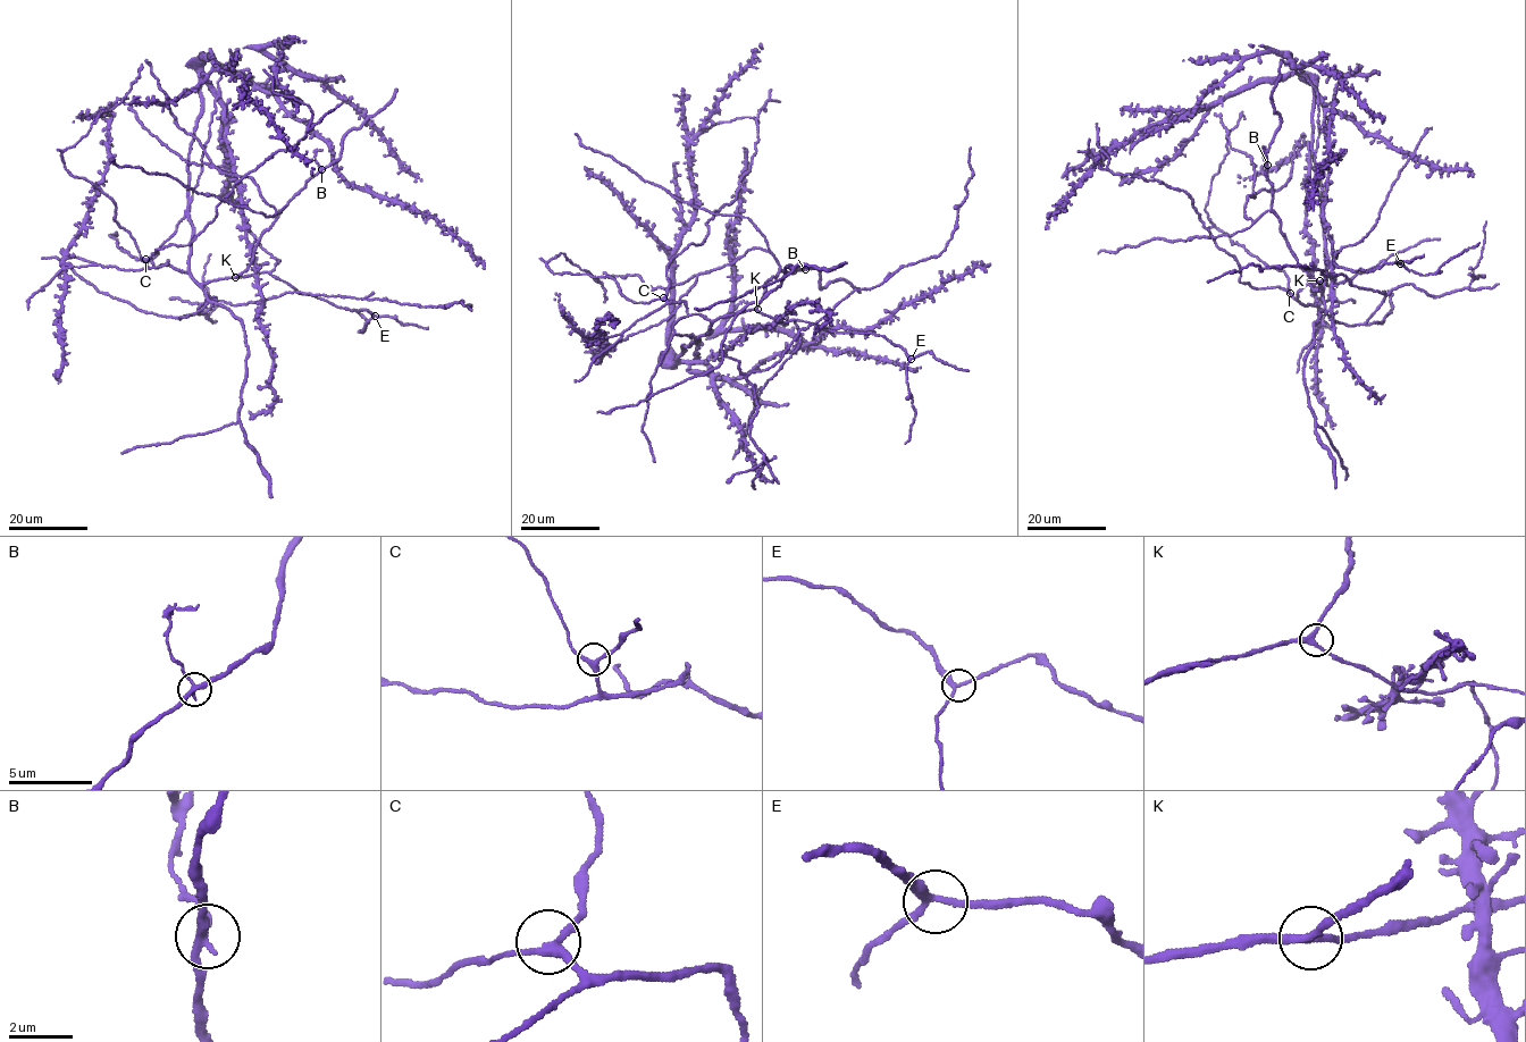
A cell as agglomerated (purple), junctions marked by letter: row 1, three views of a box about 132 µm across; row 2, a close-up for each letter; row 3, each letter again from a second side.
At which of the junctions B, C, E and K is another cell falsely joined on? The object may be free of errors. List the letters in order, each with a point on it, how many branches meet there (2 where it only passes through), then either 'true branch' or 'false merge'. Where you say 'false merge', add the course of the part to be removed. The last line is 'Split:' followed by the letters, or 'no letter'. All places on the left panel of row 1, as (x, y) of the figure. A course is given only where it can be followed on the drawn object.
B: place (321, 169); branches 3; false merge; course (321, 170), (315, 154), (323, 150)
C: place (145, 259); branches 3; true branch
E: place (375, 316); branches 3; true branch
K: place (235, 277); branches 3; true branch
Split: B

